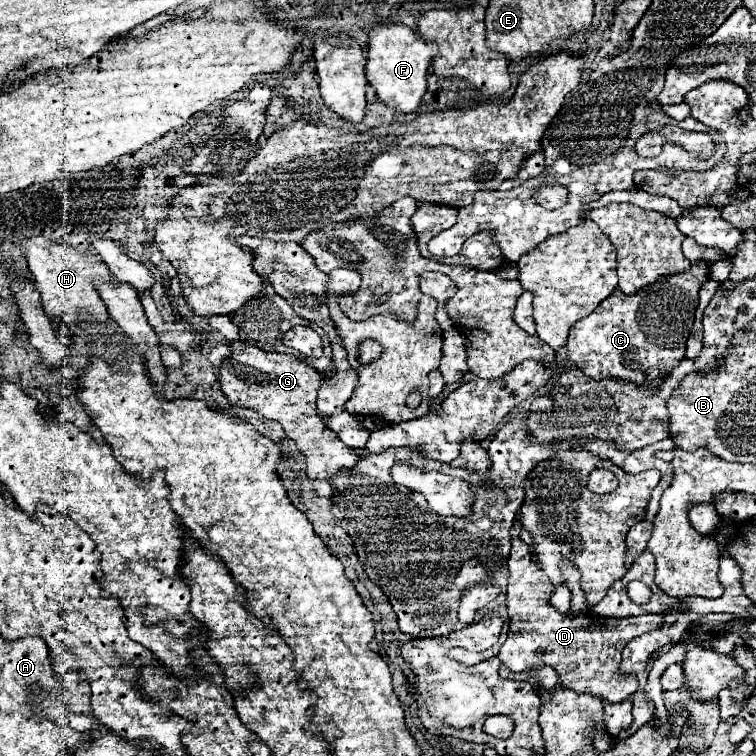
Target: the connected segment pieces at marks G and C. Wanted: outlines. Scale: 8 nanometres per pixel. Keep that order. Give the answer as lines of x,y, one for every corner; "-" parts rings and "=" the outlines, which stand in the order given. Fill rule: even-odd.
232,343
230,349
232,355
228,357
228,361
224,361
218,375
224,395
228,399
238,399
232,401
232,405
236,407
254,409
262,417
278,421
286,431
286,435
296,443
296,447
306,457
306,471
310,479
332,481
334,475
350,471
360,461
362,457
360,449
346,447
334,431
322,427
322,421
316,415
316,395
322,387
320,373
316,373
304,361
284,353
266,353
258,347
244,343
-
254,373
256,373
256,397
248,395
=
692,265
688,271
666,277
634,295
616,289
588,317
576,321
568,333
568,361
598,381
618,377
634,385
646,385
656,377
670,375
686,355
686,341
698,305
698,289
706,279
706,265

